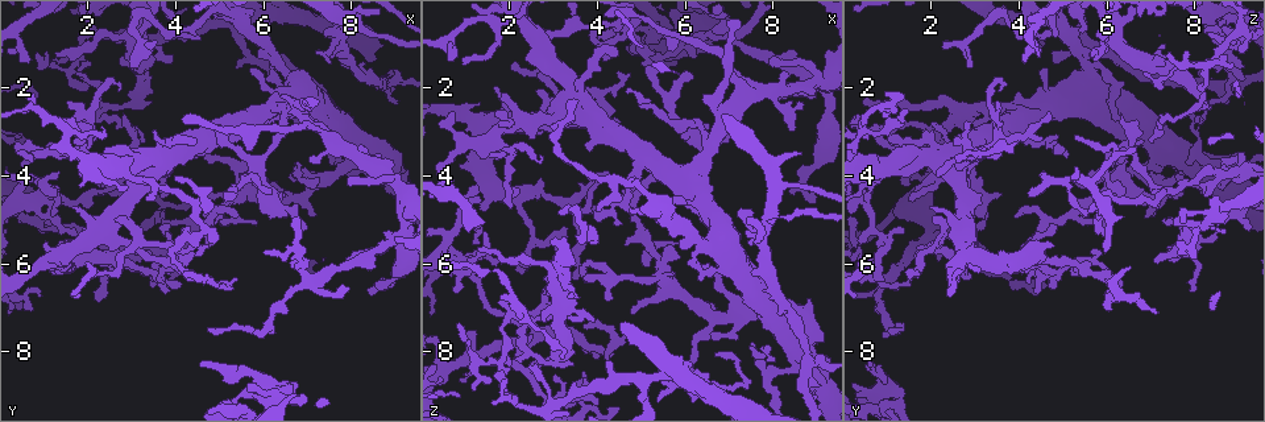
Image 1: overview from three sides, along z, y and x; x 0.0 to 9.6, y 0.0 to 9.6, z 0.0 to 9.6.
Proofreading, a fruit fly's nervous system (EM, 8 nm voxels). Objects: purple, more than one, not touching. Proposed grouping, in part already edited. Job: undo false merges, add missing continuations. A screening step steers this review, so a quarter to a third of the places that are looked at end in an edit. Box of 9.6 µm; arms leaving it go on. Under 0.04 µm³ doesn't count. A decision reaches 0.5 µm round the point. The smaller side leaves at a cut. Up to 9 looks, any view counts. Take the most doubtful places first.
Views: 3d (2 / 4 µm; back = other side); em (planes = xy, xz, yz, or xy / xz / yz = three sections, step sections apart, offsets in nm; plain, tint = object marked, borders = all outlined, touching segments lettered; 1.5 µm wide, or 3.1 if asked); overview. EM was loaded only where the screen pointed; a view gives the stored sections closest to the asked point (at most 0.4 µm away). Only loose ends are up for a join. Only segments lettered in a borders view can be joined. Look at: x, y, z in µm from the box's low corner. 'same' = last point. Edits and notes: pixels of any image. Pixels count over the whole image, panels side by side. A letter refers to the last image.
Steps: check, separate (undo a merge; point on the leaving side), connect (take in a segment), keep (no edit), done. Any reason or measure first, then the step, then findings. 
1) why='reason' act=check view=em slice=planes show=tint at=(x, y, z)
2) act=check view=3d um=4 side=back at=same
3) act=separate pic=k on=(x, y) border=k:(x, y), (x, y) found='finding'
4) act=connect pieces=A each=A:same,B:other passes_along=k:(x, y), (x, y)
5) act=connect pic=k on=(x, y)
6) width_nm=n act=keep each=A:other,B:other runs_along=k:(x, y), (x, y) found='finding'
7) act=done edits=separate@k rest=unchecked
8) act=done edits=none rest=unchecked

why='thin end' act=check view=em slice=planes show=borders at=(2.80, 2.65, 6.35)

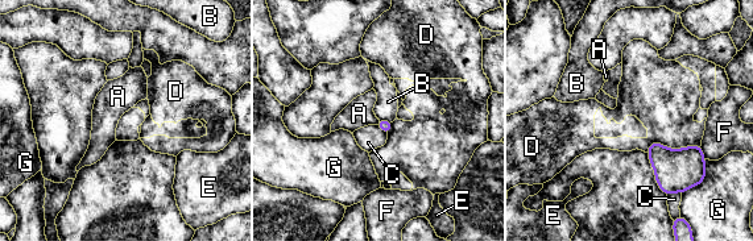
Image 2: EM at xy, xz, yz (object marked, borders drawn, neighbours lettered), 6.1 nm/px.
act=keep each=A:other,B:other,C:other,D:other,E:other,F:other,G:other border=2:(681, 192), (670, 192), (667, 195) found='no lettered segment goes on from it'

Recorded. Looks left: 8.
act=check view=em slice=planes show=plain at=(5.20, 4.60, 1.45)

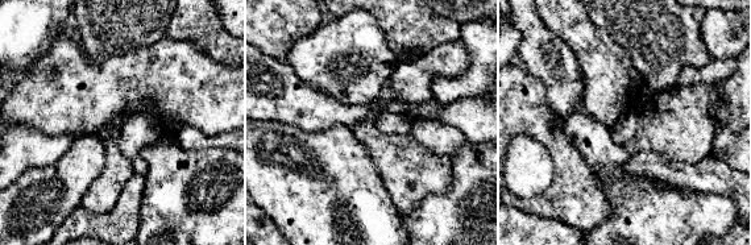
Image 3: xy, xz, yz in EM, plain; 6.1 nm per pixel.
act=check view=em slice=planes show=borders at=same

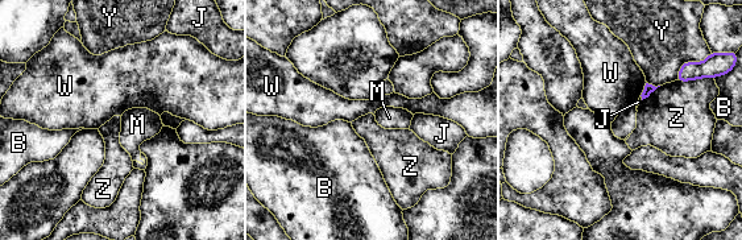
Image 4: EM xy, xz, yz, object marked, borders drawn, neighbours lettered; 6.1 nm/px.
act=keep each=B:other,J:other,M:other,W:other,Y:other,Z:other border=4:(701, 77), (675, 81) found='none of them fits'

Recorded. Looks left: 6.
why='branch stops here' act=check view=em slice=planes show=borders at=(0.60, 3.65, 2.50)

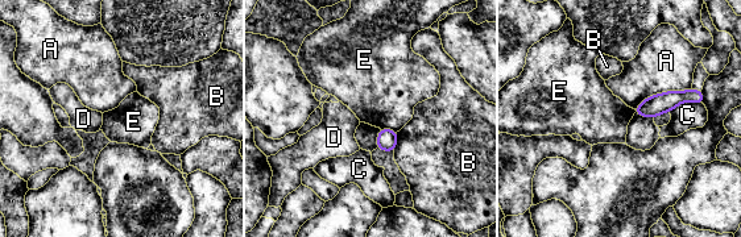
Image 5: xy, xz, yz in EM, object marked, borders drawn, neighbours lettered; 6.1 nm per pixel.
width_nm=100 act=keep each=A:other,B:other,C:other,D:other,E:other border=5:(380, 128), (396, 132) found='no lettered segment goes on from it'

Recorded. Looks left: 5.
act=check view=em slice=yz step=8 show=borders at=(5.10, 4.90, 6.00)

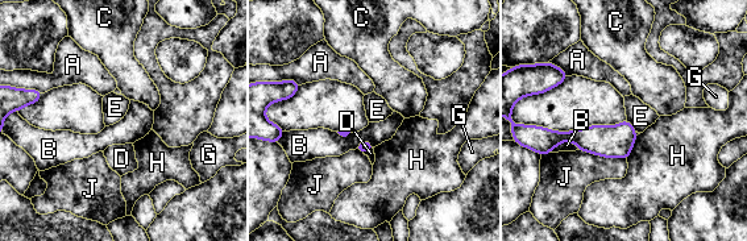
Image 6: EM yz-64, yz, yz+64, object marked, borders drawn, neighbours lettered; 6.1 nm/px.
width_nm=200 act=keep each=A:other,B:other,C:other,D:other,E:other,G:other,H:other,J:other border=6:(627, 119), (636, 131) found='none of them fits'

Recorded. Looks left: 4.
act=done edits=none rest=unchecked

